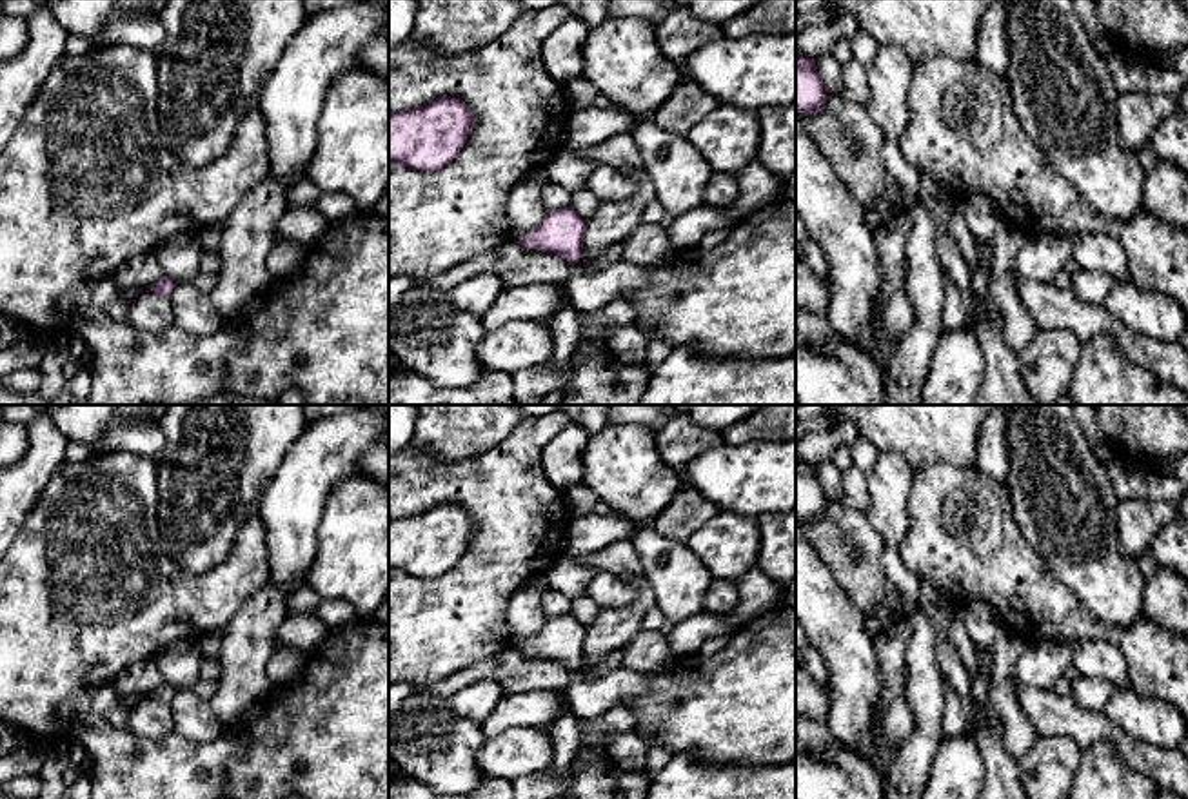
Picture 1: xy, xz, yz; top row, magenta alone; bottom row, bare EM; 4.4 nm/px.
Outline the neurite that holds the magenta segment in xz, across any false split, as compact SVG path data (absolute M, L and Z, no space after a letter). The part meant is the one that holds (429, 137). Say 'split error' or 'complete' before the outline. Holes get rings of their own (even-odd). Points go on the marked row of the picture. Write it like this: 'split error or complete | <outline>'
complete | M450 96L389 114L389 162L412 171L440 171L465 147L474 114Z

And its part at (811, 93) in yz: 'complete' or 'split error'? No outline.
complete

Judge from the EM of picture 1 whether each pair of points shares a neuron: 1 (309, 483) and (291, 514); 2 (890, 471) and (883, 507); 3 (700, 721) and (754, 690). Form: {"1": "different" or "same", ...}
{"1": "same", "2": "same", "3": "same"}

